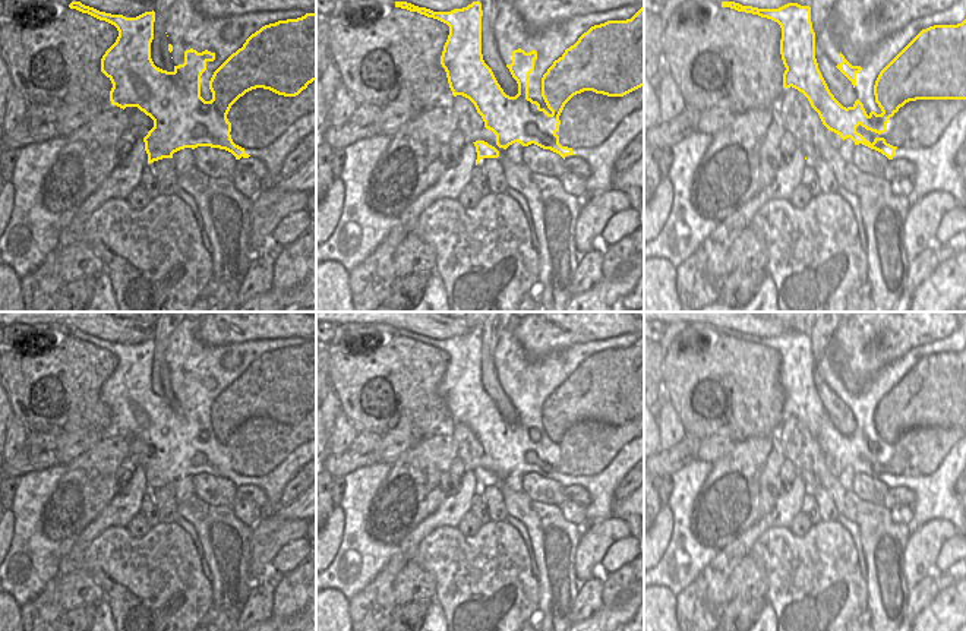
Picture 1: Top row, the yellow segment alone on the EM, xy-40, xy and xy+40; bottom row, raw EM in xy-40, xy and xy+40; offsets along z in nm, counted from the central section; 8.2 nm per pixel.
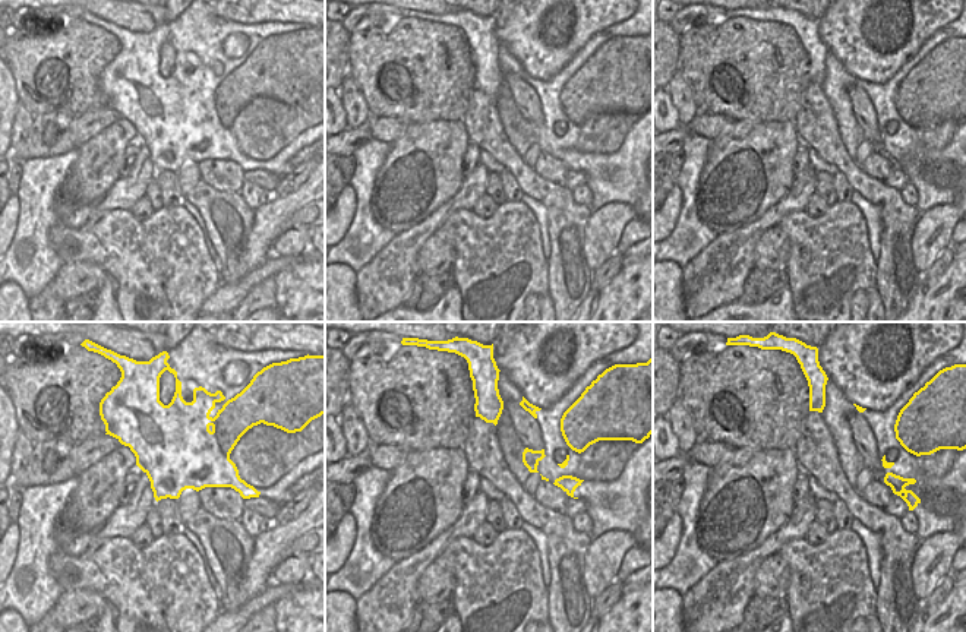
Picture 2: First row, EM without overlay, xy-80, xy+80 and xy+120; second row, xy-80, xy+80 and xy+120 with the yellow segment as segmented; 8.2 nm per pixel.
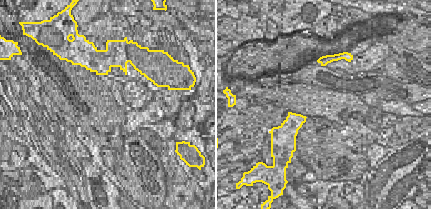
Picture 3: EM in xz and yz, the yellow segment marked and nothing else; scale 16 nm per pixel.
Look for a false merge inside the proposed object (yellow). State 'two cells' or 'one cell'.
two cells

